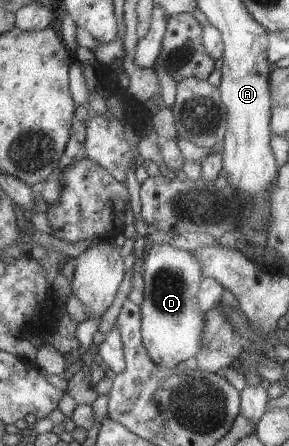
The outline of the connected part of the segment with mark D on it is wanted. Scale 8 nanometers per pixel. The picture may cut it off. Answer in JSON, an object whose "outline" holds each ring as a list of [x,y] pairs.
{"outline":[[[155,244],[144,252],[143,301],[141,314],[141,343],[148,356],[164,368],[194,358],[203,340],[204,315],[198,304],[197,292],[203,281],[200,261],[187,250],[170,244]]]}

